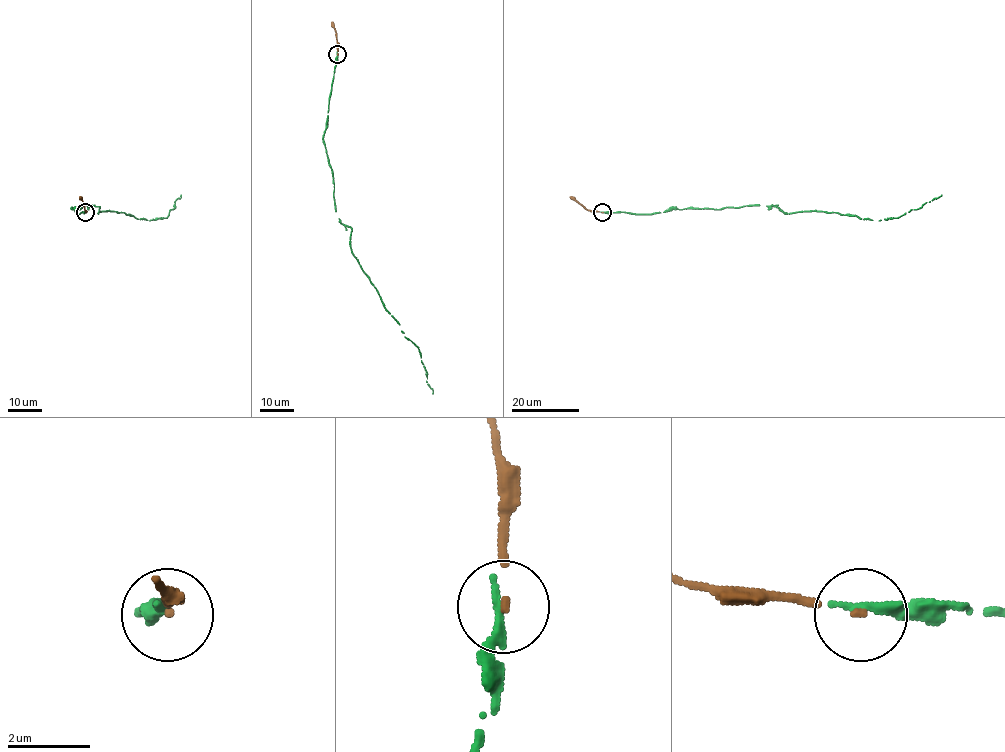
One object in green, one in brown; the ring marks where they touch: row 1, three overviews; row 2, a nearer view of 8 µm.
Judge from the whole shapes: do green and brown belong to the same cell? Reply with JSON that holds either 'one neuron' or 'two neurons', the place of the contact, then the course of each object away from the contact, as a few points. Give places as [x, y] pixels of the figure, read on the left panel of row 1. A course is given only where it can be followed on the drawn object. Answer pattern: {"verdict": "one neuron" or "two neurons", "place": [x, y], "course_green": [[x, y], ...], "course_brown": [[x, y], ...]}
{"verdict": "two neurons", "place": [85, 212], "course_green": [[85, 212], [77, 213], [71, 208], [96, 206], [98, 213], [123, 212], [137, 219], [162, 219], [181, 195]], "course_brown": [[85, 213], [79, 196]]}

